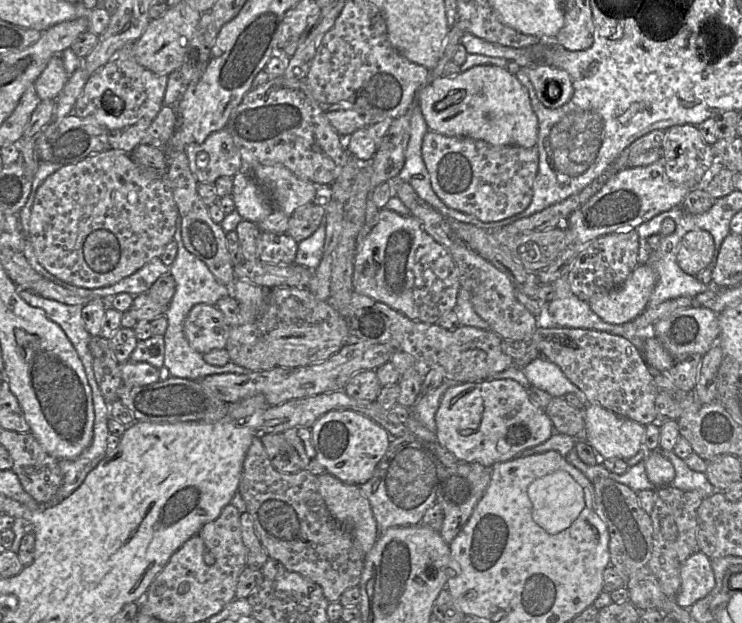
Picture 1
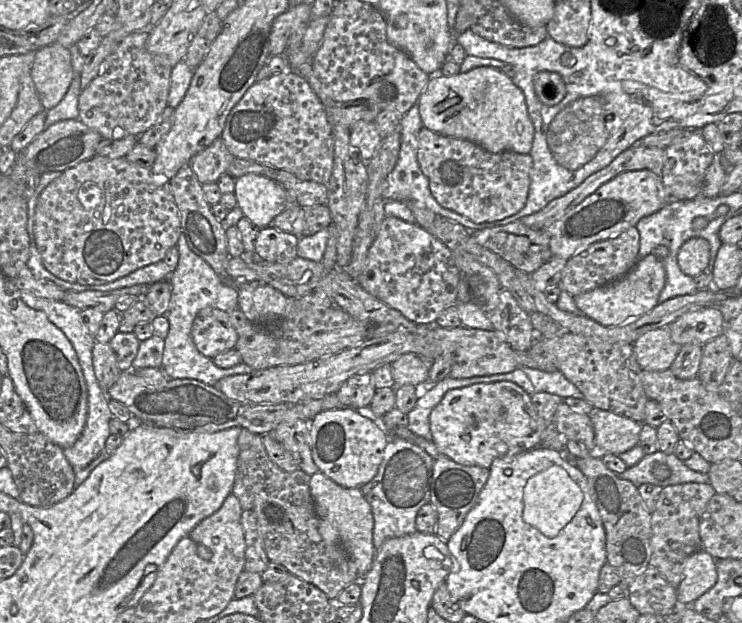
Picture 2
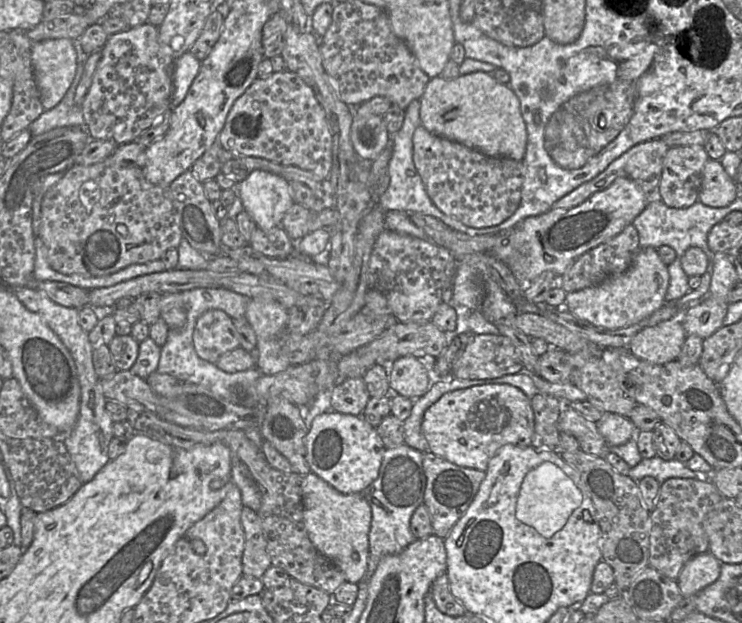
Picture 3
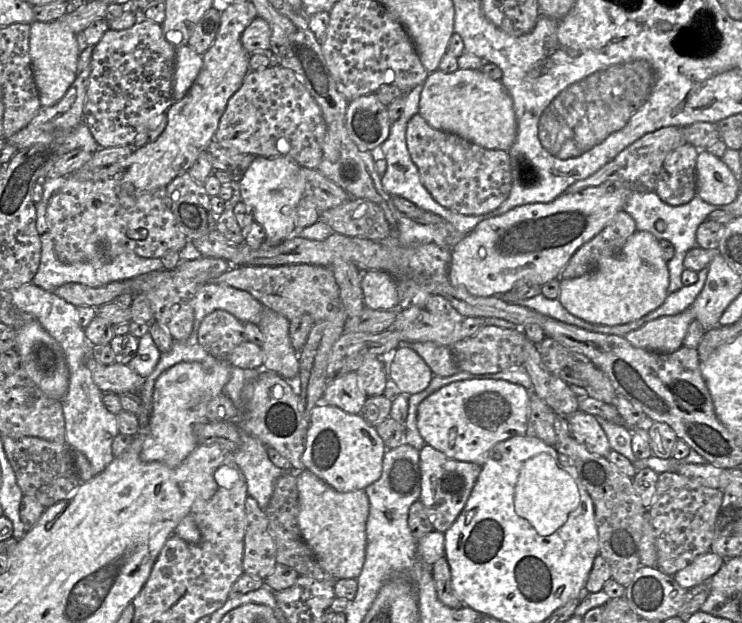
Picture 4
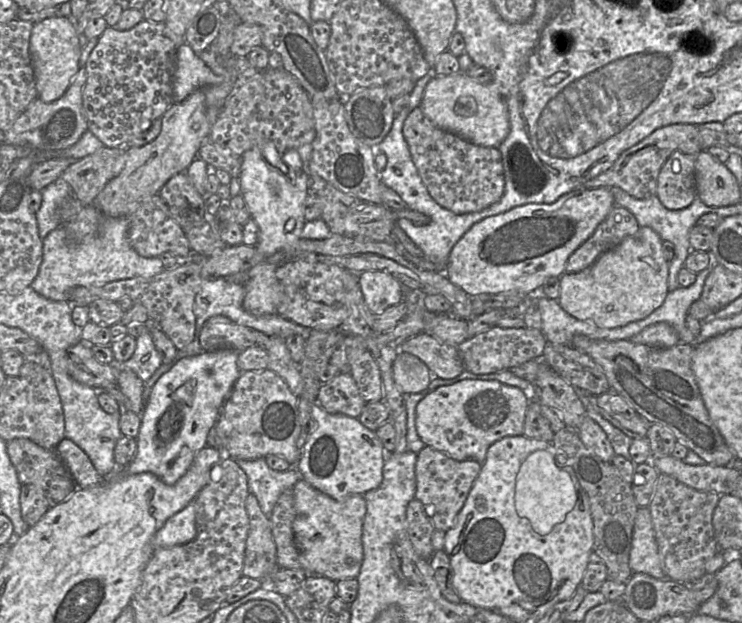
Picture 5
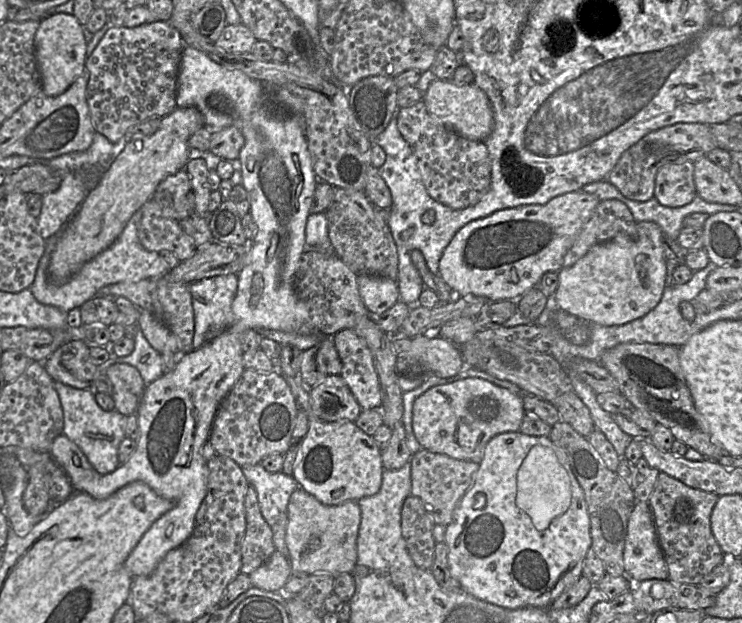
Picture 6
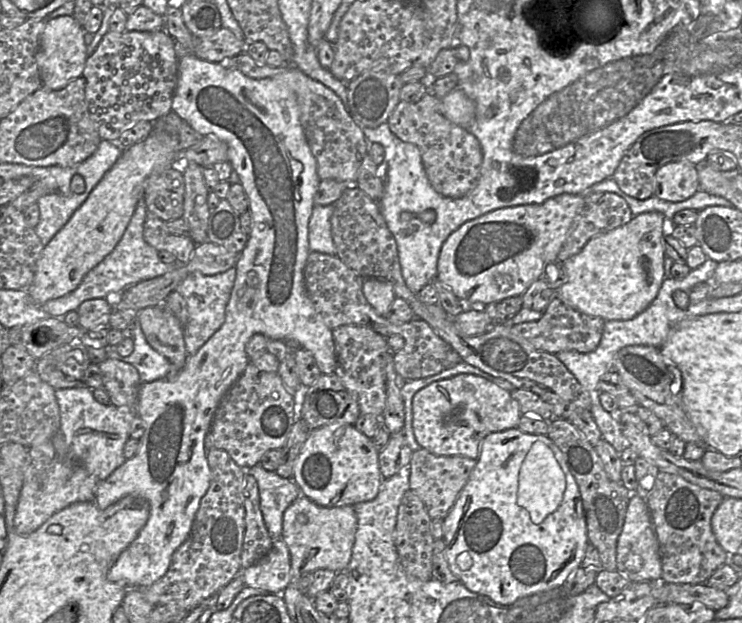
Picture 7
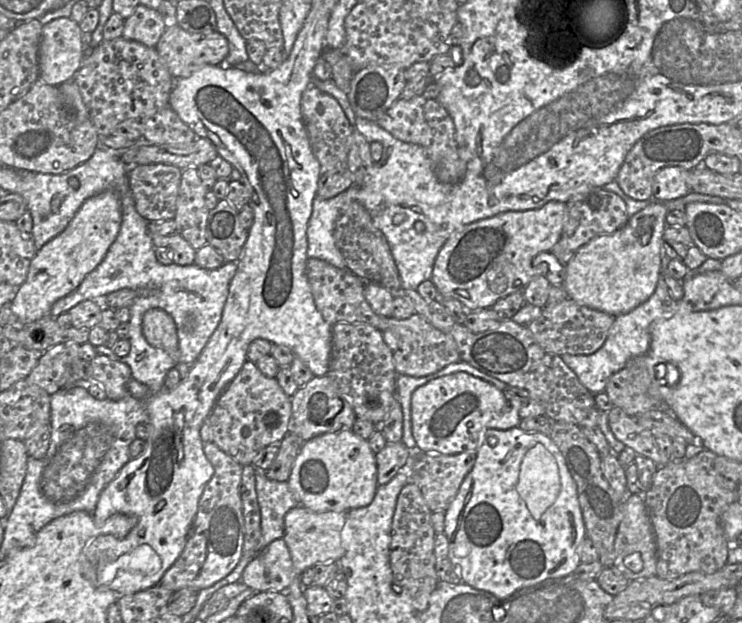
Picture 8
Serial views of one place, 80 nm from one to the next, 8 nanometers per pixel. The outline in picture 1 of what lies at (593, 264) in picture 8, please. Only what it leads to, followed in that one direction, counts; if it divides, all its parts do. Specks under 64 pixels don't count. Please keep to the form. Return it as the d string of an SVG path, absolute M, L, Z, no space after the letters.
M640 264L620 287L586 302L603 321L625 324L647 309L656 281L655 271L648 264Z

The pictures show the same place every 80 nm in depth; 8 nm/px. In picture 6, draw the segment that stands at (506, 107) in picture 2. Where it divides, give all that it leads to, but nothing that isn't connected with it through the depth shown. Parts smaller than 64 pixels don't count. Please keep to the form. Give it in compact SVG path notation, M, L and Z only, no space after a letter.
M434 79L422 101L429 113L448 128L470 140L485 141L494 126L493 111L486 93L474 83L457 85L449 79Z

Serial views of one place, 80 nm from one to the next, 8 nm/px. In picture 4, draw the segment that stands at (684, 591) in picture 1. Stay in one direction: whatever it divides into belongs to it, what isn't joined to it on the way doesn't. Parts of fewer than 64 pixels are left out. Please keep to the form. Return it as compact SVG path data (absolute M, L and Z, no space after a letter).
M713 552L704 553L677 572L673 578L681 588L689 590L701 583L709 582L723 563L724 559L721 556Z

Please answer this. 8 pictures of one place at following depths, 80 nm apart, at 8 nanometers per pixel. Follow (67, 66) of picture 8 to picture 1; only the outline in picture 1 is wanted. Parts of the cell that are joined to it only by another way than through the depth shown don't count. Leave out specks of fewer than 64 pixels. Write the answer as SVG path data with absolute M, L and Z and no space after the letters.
M61 55L53 56L34 82L40 99L56 100L68 78L69 75L65 70Z

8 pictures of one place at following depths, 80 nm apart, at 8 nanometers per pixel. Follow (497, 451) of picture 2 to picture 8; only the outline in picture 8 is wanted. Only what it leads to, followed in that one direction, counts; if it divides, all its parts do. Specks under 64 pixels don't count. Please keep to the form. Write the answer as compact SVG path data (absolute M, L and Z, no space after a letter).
M458 372L433 379L413 392L411 422L420 453L459 454L477 452L489 429L509 430L519 426L521 418L503 391L473 375Z

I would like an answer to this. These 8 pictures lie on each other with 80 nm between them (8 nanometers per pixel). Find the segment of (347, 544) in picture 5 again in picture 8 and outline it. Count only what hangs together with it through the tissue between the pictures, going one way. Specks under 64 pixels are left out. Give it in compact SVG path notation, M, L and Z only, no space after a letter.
M302 505L290 509L285 515L285 540L294 565L294 577L320 563L337 562L345 554L341 533L347 520L346 512L315 512Z

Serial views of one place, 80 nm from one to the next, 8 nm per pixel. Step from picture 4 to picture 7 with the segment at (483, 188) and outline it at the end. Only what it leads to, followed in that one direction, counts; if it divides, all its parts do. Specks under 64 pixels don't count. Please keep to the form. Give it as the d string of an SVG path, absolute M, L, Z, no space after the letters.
M429 92L415 103L400 101L386 123L399 139L420 149L426 175L437 193L461 198L476 187L483 162L481 145L468 130L444 116L441 99Z

